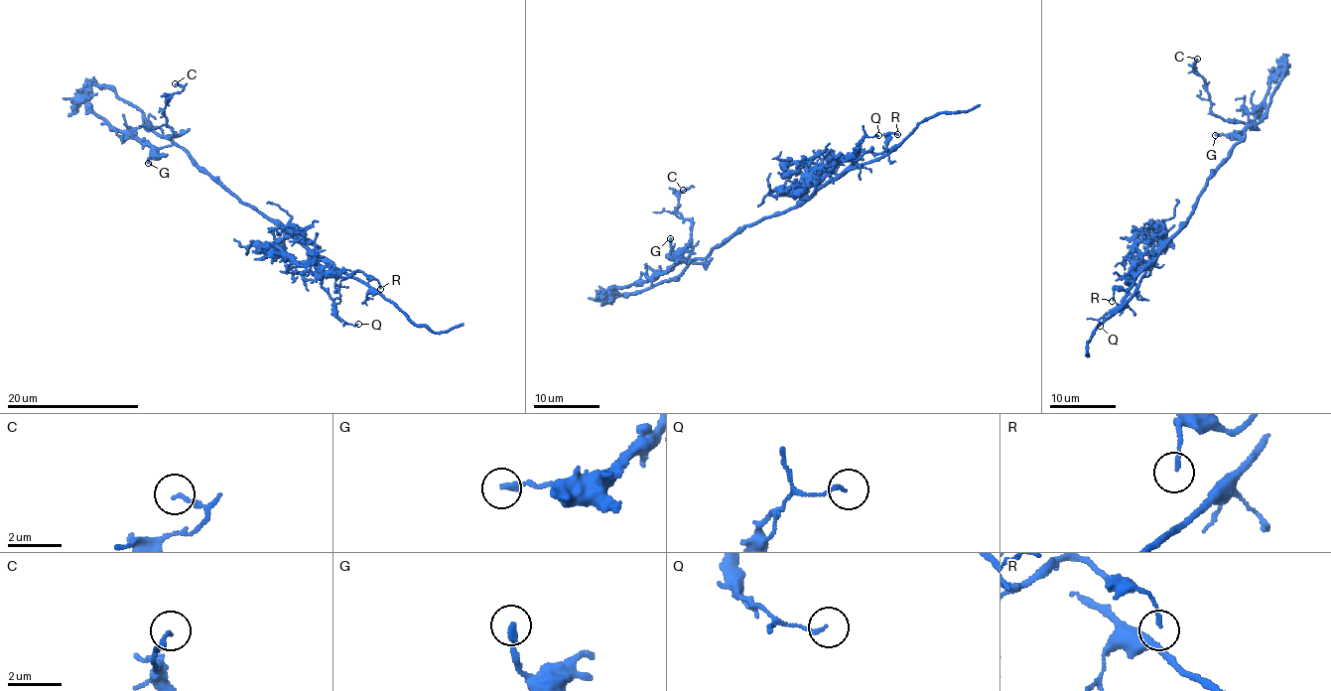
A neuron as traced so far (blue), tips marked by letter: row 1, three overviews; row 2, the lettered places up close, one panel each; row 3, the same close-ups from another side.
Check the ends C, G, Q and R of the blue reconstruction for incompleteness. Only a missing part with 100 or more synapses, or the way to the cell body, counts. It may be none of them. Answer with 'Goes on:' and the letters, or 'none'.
Goes on: none

